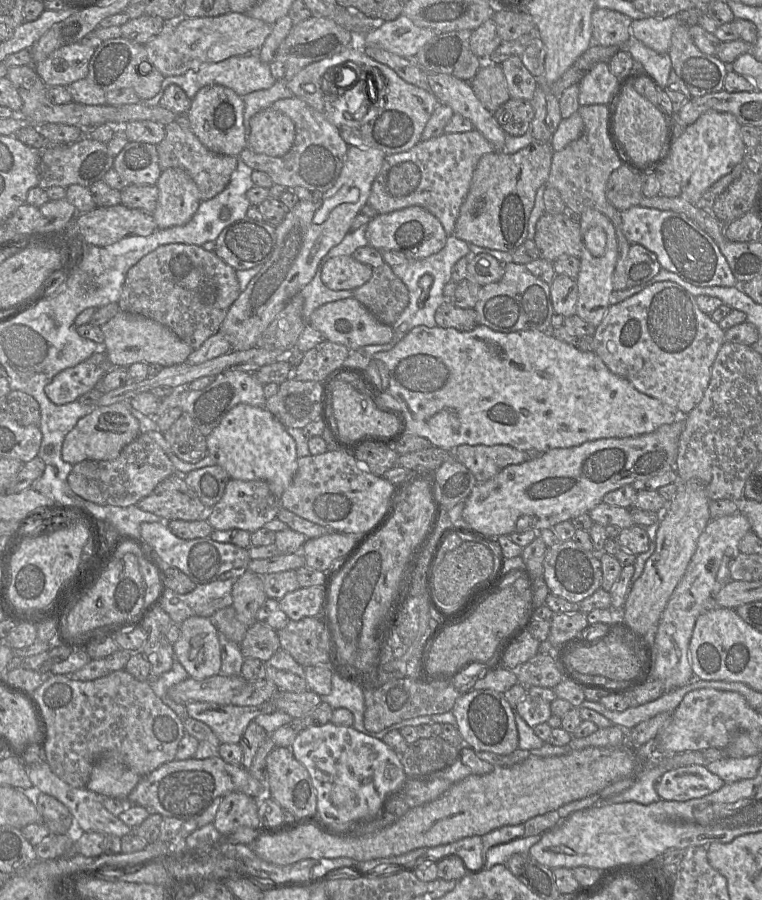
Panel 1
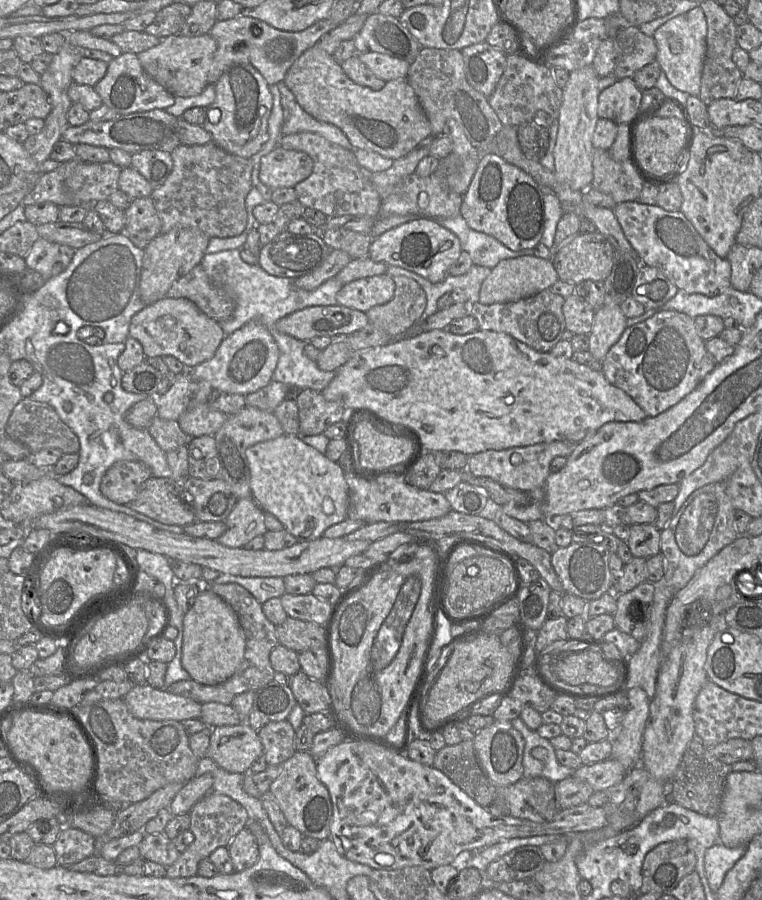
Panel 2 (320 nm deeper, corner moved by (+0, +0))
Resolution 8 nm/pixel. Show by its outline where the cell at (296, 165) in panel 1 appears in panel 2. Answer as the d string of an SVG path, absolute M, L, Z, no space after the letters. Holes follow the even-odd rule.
M299 132L282 135L279 144L285 149L305 152L313 161L313 170L311 174L294 186L297 199L304 207L319 210L328 218L343 215L360 215L373 219L377 219L379 217L382 198L372 182L372 172L358 163L354 150L345 149L338 144L330 142L319 134L312 132Z

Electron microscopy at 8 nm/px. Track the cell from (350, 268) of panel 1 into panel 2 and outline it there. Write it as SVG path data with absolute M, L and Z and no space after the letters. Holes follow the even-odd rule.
M388 274L360 278L342 285L337 292L337 304L366 313L370 308L389 302L395 282Z

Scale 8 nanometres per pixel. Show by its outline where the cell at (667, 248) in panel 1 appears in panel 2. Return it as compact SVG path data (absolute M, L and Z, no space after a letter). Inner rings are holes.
M627 201L616 204L613 212L640 262L660 270L678 289L684 290L688 294L703 294L707 297L713 297L731 287L729 261L719 257L710 248L681 211L670 212L658 205Z

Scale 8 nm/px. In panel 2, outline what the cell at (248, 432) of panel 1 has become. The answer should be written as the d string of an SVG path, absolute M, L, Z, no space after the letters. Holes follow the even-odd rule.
M283 434L257 443L246 450L246 456L250 468L252 498L263 511L273 514L299 541L320 538L327 528L347 519L348 486L344 471L337 462L304 443L300 436Z

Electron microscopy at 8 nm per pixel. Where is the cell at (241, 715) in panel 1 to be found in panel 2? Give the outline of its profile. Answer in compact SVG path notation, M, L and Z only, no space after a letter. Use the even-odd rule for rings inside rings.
M247 722L211 729L206 756L228 772L247 773L251 764L262 754L263 745L258 731Z

